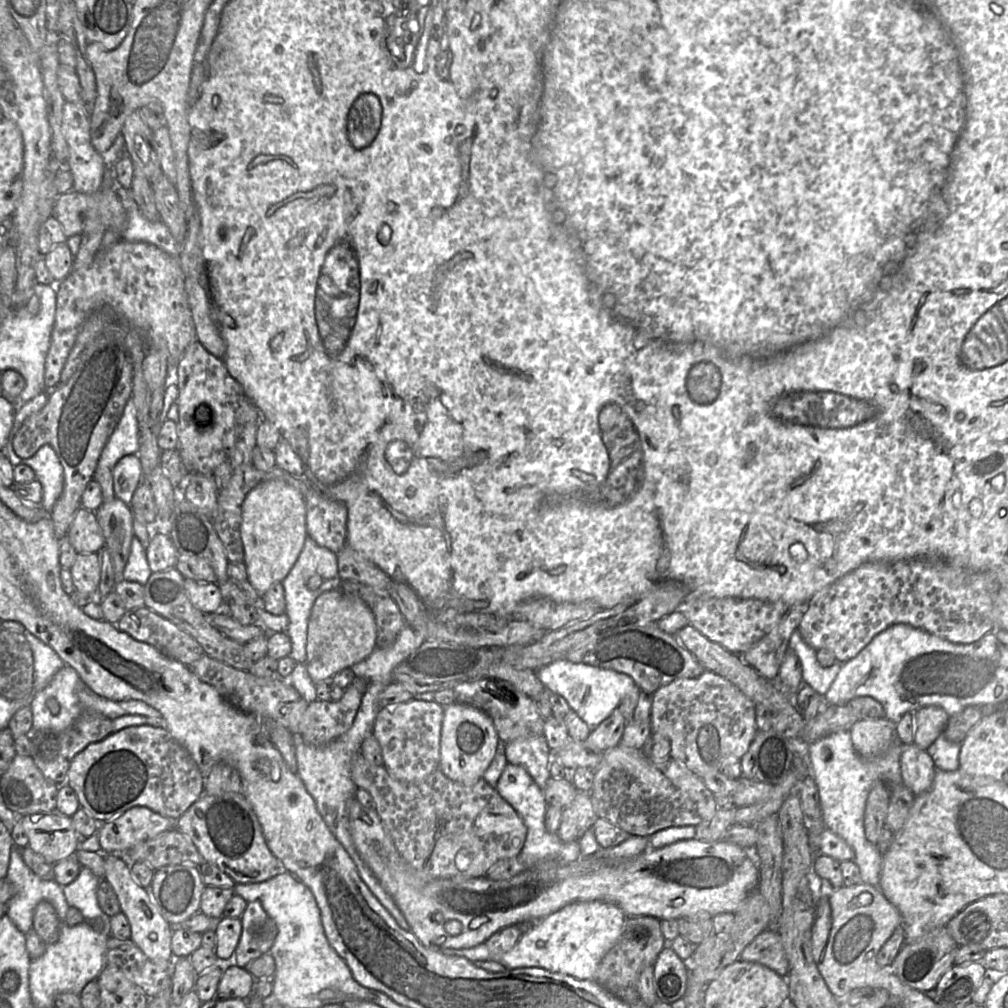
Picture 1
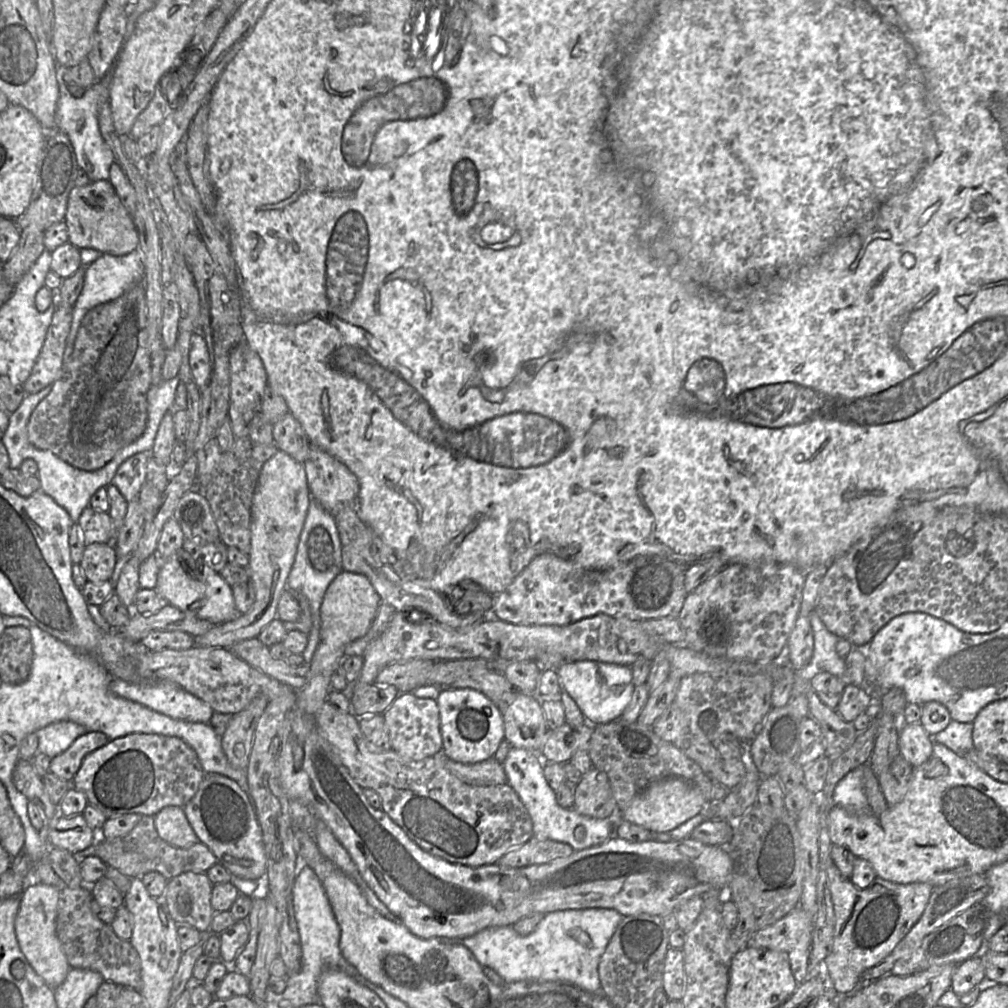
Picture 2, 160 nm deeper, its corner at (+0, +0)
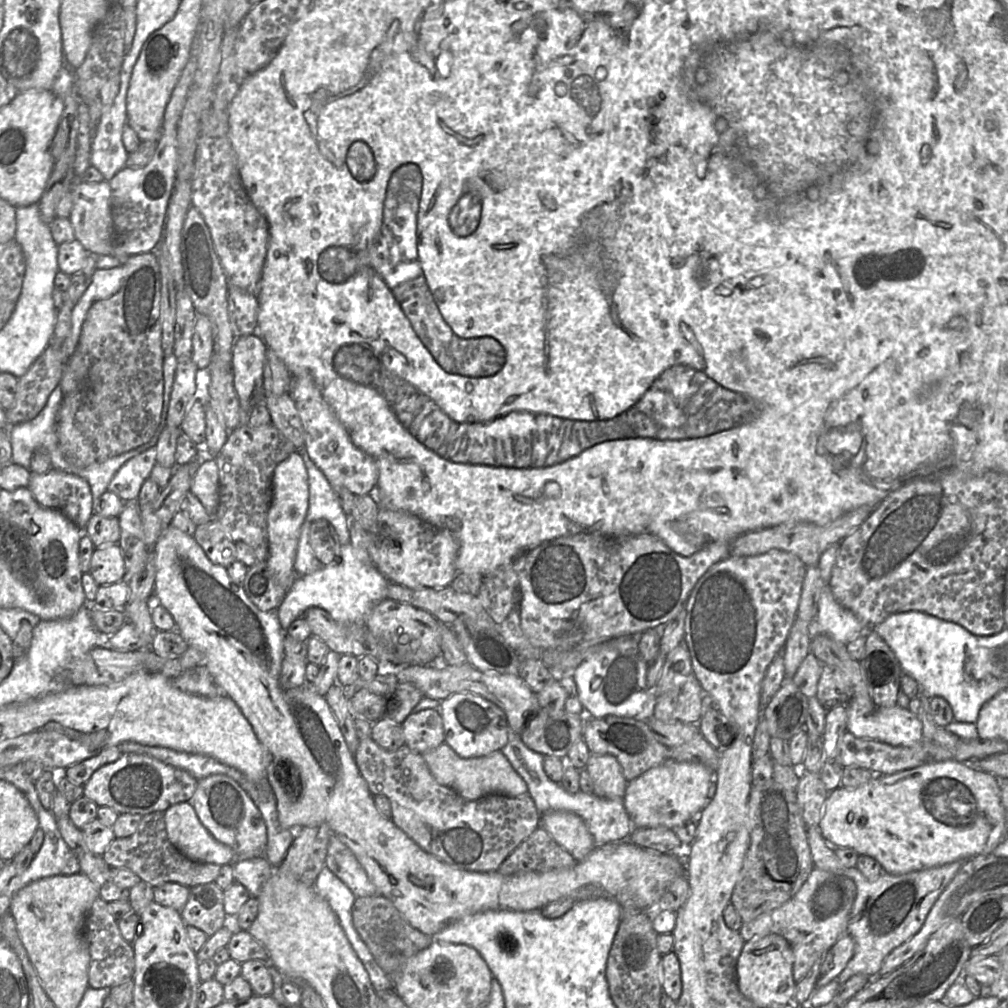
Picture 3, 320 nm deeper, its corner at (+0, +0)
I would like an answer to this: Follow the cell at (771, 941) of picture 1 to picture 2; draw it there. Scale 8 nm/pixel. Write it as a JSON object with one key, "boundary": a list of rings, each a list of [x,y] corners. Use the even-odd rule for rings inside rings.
{"boundary":[[[797,905],[775,923],[754,933],[747,947],[785,952],[793,977],[800,984],[807,978],[811,939],[812,919]]]}

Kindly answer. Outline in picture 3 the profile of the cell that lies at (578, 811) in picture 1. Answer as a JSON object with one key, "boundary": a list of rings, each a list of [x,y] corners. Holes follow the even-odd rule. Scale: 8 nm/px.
{"boundary":[[[610,754],[590,755],[585,770],[593,782],[593,794],[606,799],[622,799],[626,788],[622,767]]]}

